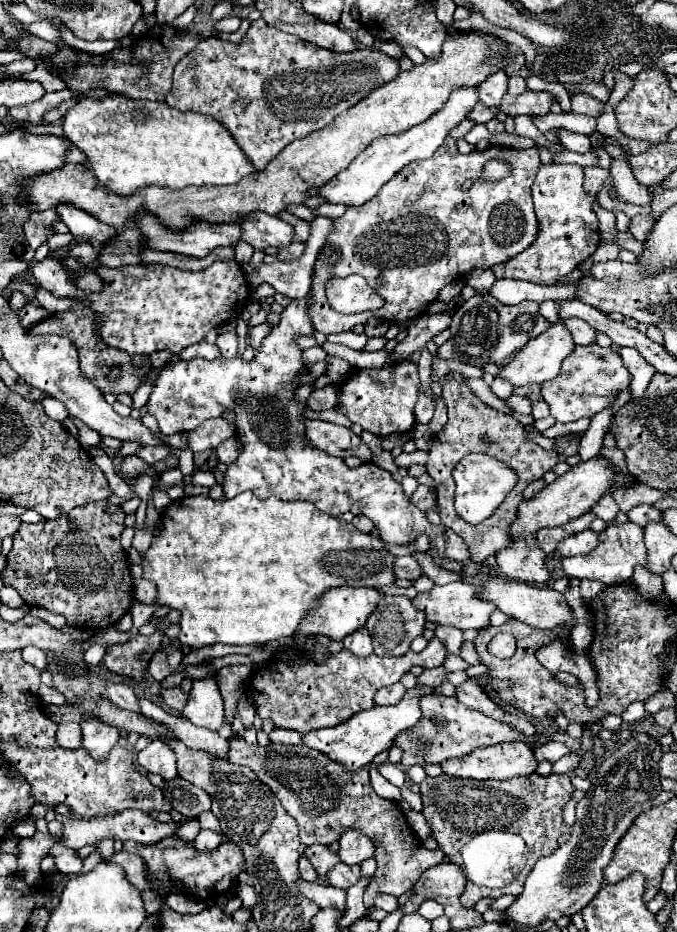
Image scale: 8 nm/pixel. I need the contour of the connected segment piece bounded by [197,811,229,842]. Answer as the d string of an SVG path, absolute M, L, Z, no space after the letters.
M211 811L208 812L202 812L200 816L197 818L200 826L202 829L209 829L209 830L214 830L216 832L220 832L222 834L222 840L224 842L228 842L228 838L224 836L224 833L222 832L220 828L220 824L216 816Z

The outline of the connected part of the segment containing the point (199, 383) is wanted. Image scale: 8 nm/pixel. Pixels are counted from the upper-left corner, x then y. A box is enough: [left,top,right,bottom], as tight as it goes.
[148,296,466,572]

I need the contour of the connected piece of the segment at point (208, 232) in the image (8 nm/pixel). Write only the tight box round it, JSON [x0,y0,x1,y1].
[138,212,242,258]

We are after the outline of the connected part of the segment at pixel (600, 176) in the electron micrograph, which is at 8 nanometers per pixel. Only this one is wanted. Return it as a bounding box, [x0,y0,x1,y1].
[584,166,608,196]

